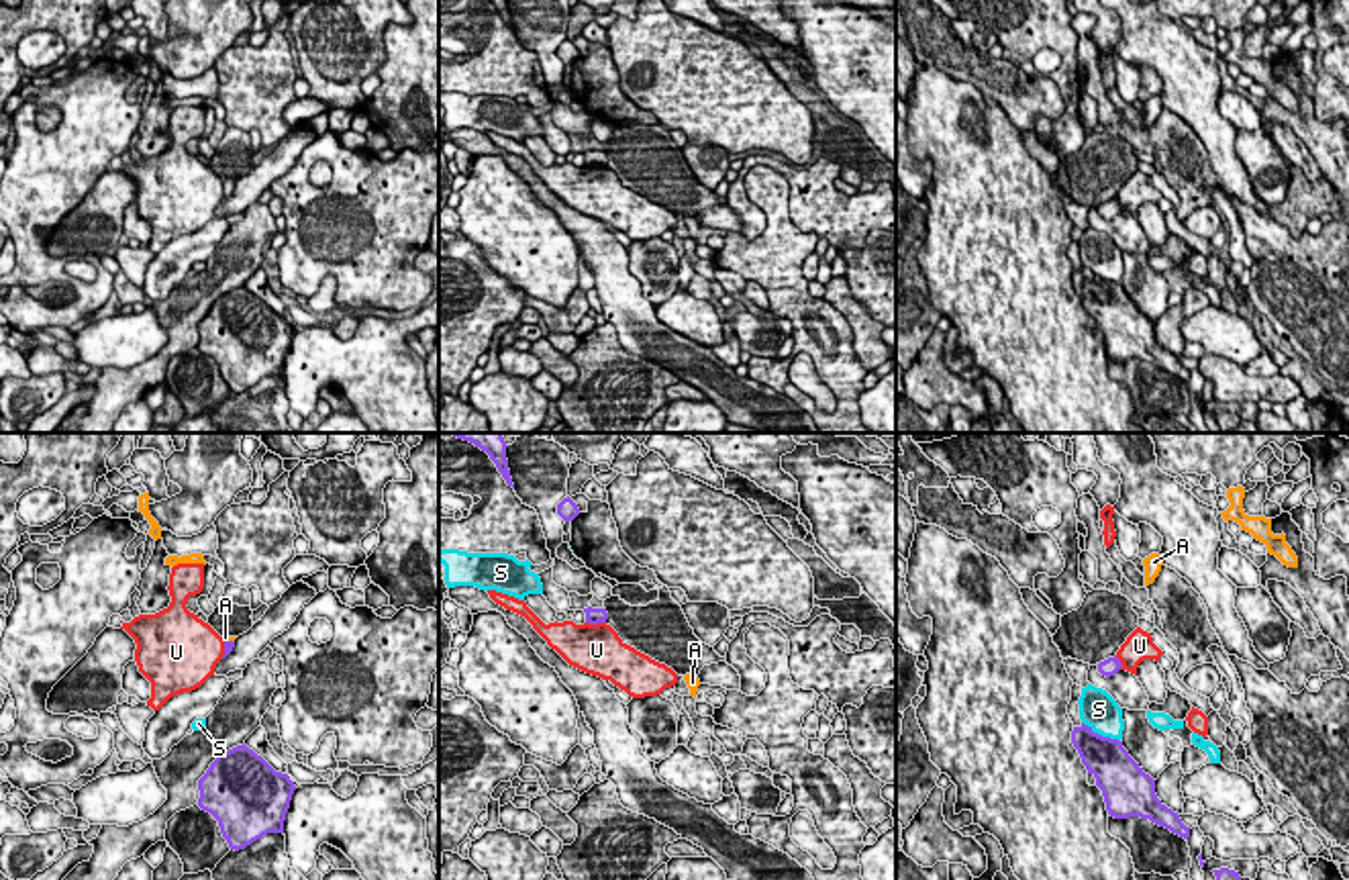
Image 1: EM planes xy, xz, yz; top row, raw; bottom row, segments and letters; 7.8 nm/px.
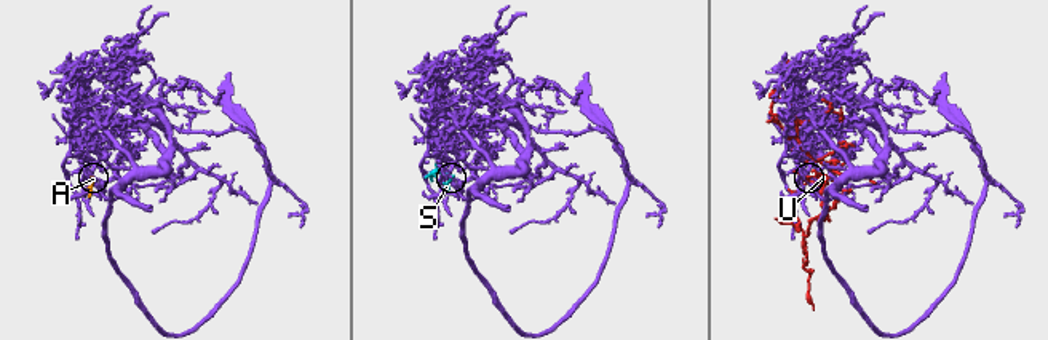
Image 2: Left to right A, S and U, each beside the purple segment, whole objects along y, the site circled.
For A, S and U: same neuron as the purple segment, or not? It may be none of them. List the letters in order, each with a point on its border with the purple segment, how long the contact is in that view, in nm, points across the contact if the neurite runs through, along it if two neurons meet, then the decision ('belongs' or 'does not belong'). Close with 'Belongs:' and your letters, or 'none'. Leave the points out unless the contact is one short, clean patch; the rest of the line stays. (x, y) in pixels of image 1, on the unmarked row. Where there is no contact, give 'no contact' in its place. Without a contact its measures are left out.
A: meets purple in xy at (229, 184); contact 80 nm long; runs through xy (229, 188), (229, 184), (225, 180); belongs
S: meets purple in yz at (1101, 278); contact 340 nm long; does not belong
U: meets purple in xz at (596, 166); contact 160 nm long; does not belong
Belongs: A

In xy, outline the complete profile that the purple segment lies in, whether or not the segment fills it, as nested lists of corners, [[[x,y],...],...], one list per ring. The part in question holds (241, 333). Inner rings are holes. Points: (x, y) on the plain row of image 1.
[[[243,286],[216,298],[198,333],[198,349],[218,363],[229,390],[239,394],[267,376],[284,376],[296,329]]]

